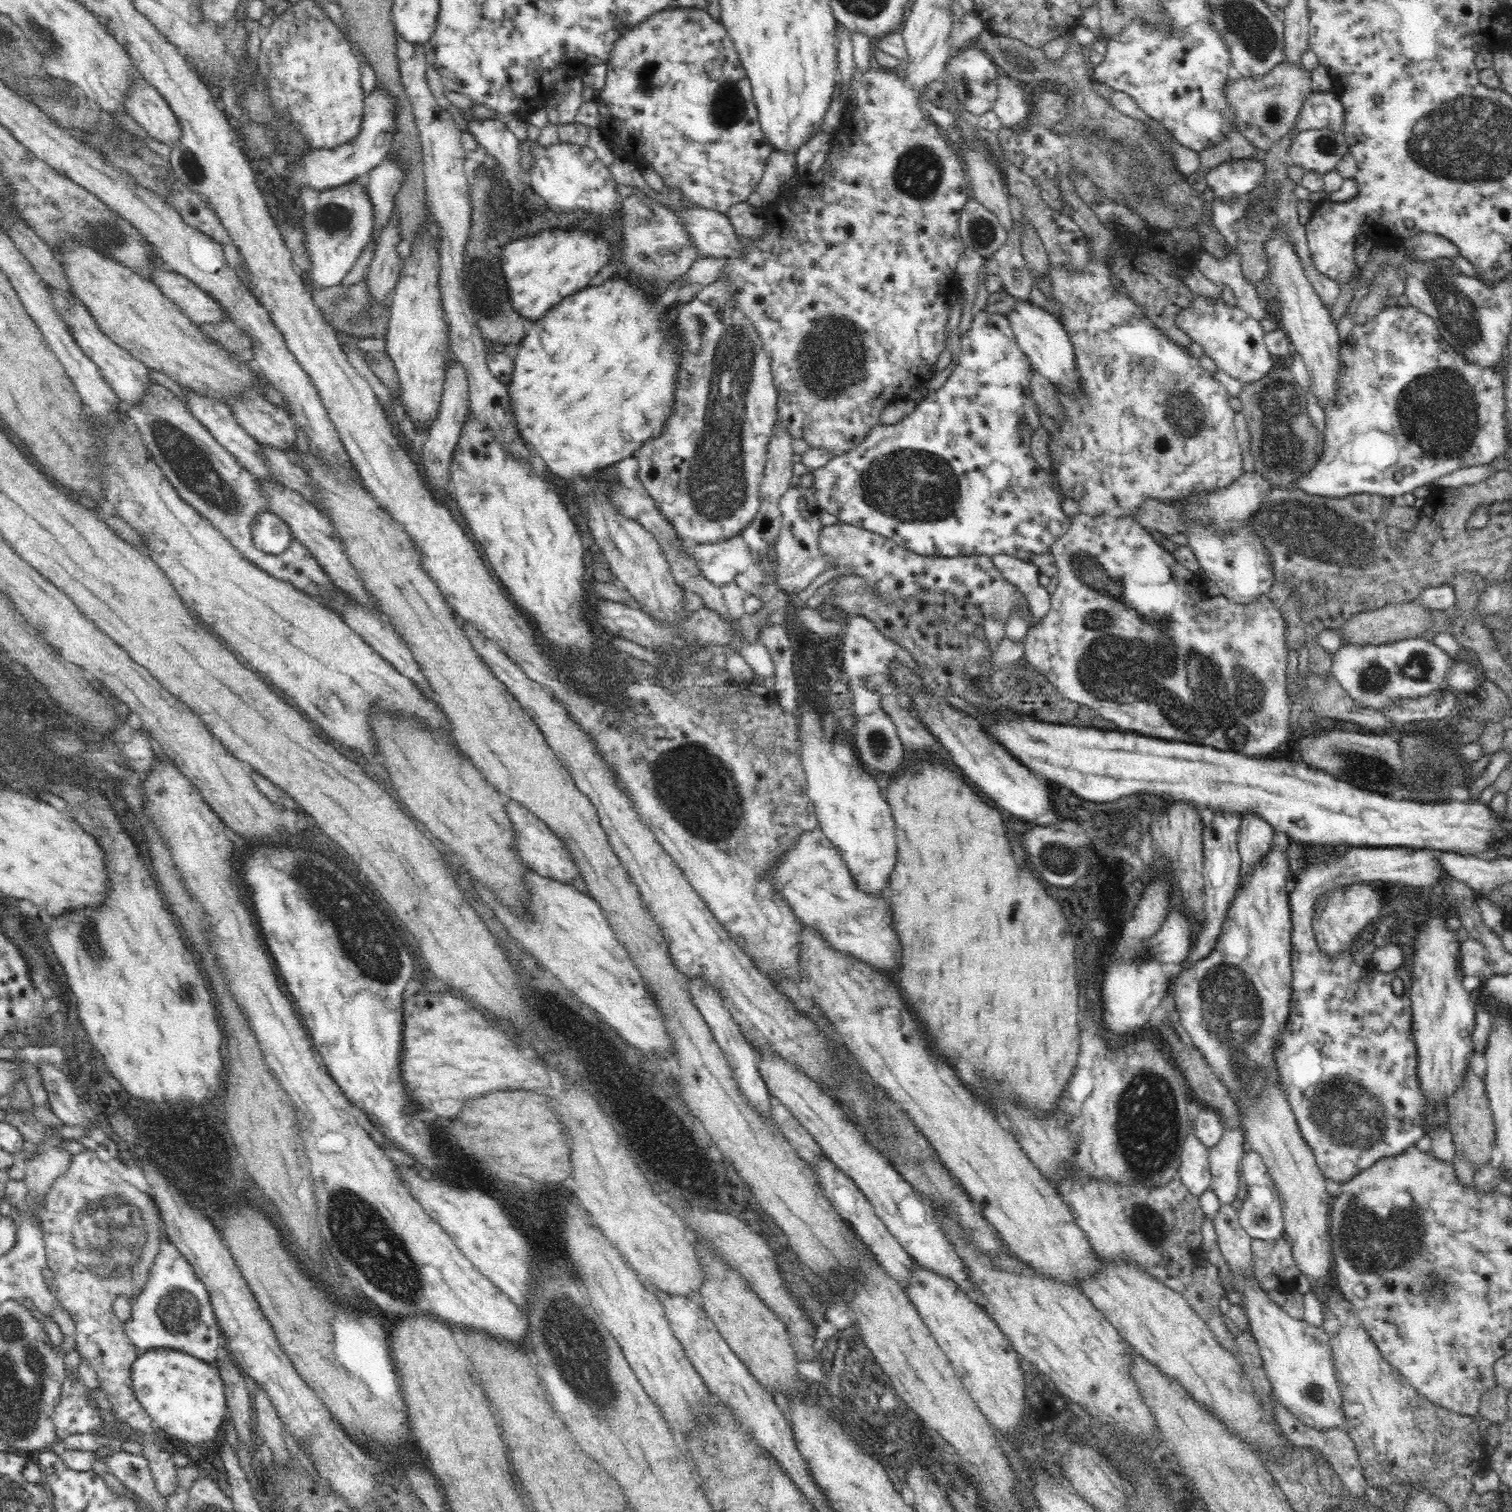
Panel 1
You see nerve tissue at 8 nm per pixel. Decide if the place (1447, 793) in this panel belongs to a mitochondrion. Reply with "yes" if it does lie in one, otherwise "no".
yes

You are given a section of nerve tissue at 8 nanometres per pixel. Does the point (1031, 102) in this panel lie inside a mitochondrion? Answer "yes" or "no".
no

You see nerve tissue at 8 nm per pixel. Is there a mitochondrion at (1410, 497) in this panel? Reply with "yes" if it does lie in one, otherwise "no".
no

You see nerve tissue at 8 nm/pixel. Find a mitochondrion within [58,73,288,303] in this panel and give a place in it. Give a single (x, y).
(97, 226)

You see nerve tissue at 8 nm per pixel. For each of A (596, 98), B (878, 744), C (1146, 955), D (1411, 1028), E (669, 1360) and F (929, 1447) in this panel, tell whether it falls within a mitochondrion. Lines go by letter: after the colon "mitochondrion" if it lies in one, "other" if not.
A: other
B: mitochondrion
C: other
D: other
E: other
F: other

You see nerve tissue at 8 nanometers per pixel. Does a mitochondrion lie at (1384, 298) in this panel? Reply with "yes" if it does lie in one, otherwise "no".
no

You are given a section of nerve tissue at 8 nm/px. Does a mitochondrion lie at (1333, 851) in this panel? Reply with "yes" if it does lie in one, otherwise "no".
no

